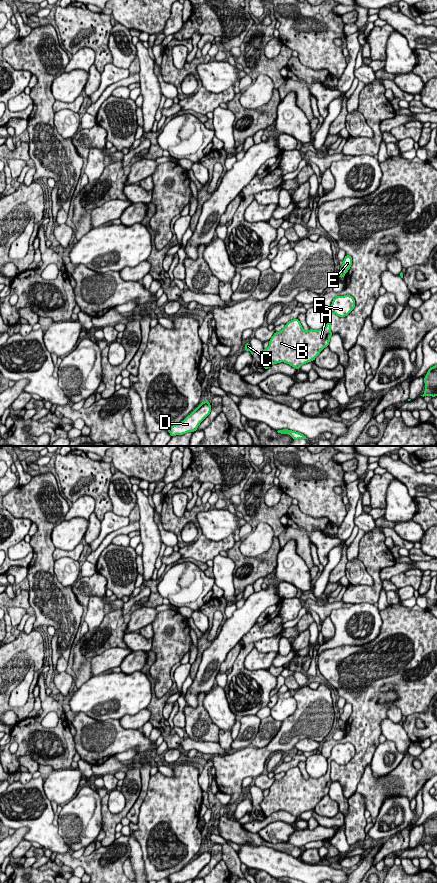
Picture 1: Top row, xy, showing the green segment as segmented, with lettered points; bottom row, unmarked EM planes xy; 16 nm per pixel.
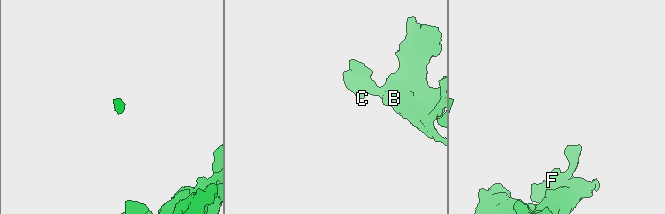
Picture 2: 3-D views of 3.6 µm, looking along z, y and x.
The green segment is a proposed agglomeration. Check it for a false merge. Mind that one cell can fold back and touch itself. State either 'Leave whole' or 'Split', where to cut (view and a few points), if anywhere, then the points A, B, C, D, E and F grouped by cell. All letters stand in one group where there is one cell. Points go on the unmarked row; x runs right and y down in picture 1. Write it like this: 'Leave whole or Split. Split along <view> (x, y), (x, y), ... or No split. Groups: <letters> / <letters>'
Split. Split along xy (340, 718), (345, 721). Groups: A B C D F / E

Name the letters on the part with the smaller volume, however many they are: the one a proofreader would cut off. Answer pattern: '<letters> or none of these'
E

